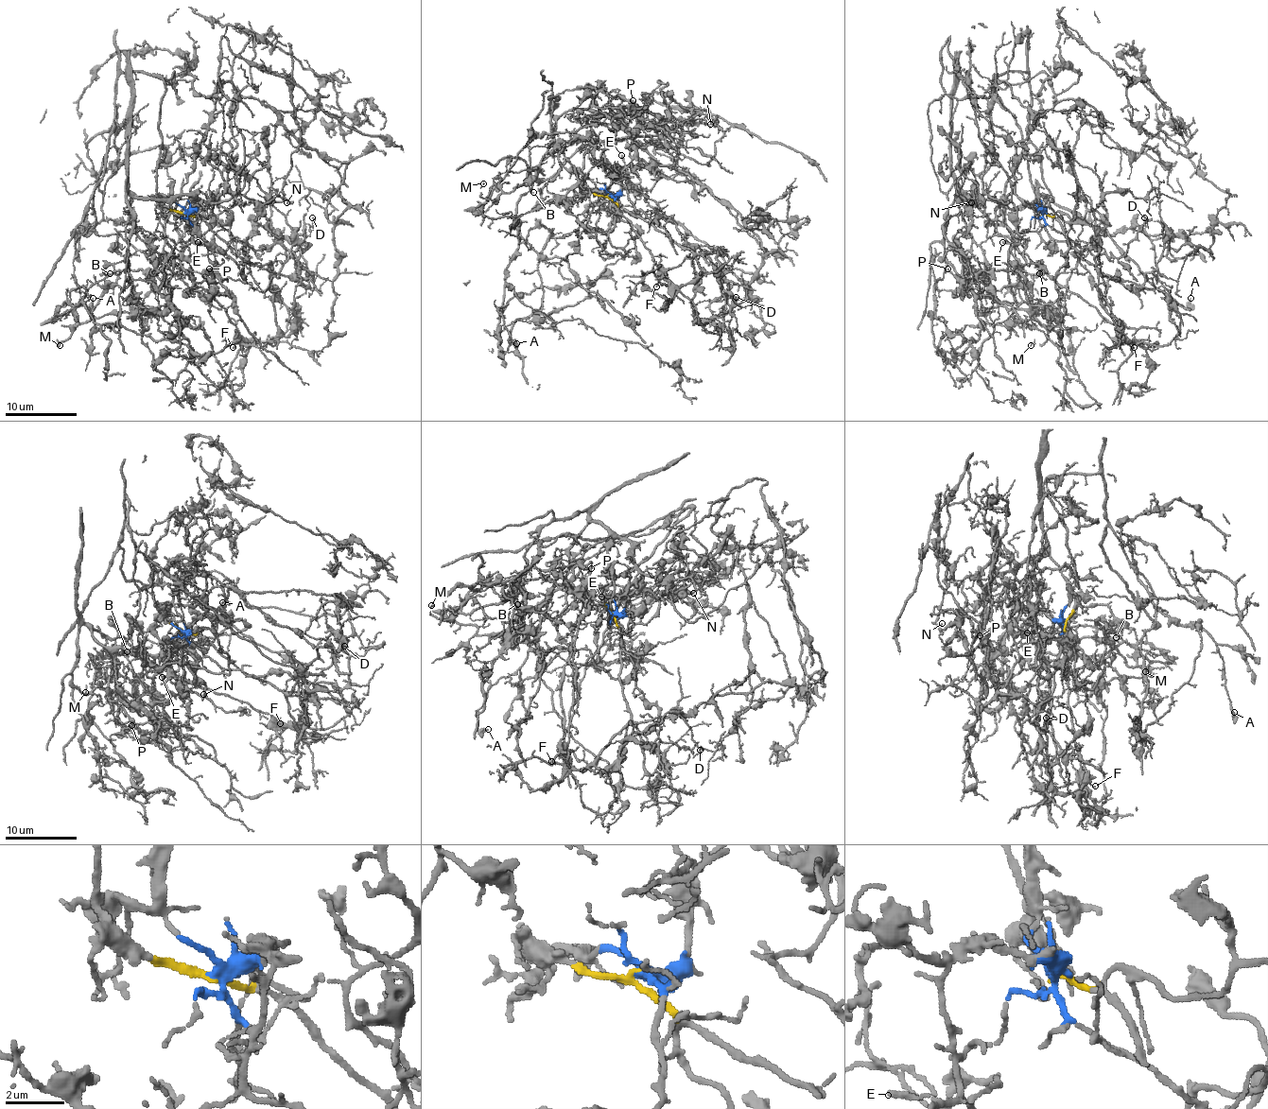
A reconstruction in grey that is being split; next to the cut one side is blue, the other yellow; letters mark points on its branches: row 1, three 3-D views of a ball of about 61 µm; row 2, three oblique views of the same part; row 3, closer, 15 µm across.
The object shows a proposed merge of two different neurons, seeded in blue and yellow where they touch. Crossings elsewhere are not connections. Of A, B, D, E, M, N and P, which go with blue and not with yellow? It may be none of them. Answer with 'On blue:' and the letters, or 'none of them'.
On blue: B, D, E, M, N, P

